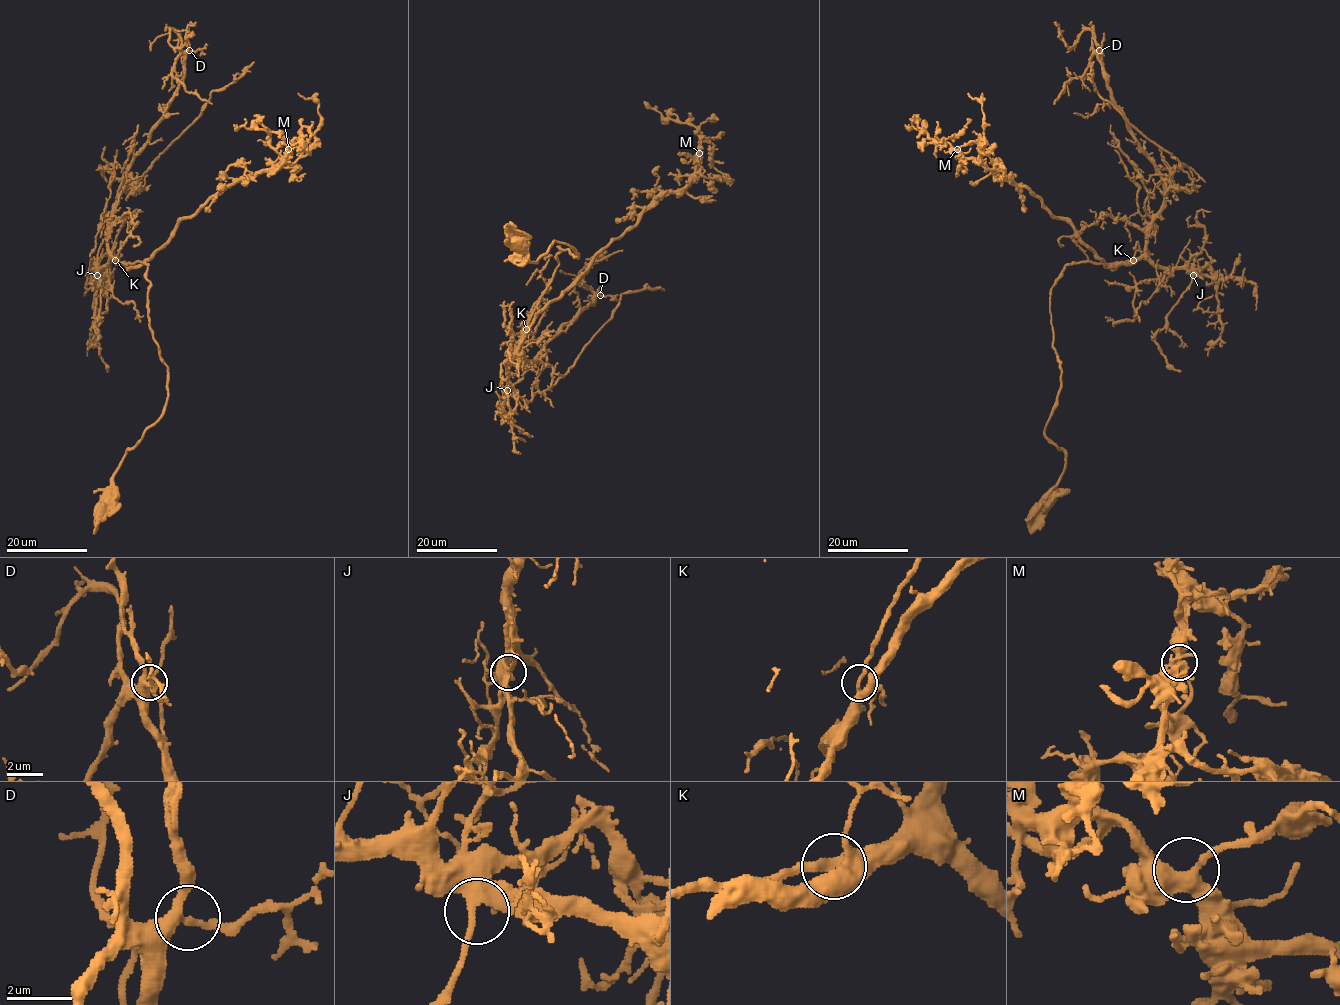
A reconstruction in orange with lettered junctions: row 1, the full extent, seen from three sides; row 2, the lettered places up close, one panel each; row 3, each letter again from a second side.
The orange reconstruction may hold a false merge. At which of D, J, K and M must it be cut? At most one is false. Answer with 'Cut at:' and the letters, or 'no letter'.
Cut at: no letter

